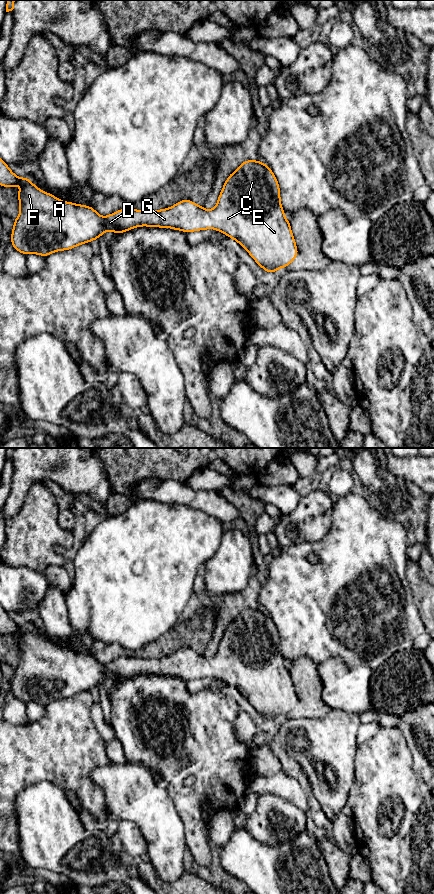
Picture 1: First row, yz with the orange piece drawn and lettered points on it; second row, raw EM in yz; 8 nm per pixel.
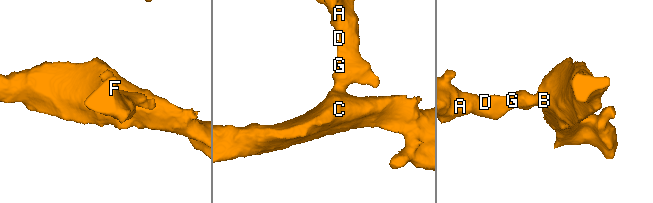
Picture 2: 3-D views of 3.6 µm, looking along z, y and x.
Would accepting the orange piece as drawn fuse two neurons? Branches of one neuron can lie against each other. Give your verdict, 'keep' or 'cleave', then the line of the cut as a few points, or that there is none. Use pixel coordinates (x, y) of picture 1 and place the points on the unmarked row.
keep; cut none

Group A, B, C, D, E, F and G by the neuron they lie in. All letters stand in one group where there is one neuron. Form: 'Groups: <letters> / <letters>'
Groups: A B C D E F G

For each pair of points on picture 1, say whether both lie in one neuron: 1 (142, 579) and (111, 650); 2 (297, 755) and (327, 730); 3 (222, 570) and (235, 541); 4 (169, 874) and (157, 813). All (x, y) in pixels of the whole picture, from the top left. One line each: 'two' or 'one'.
1: two
2: one
3: one
4: one

